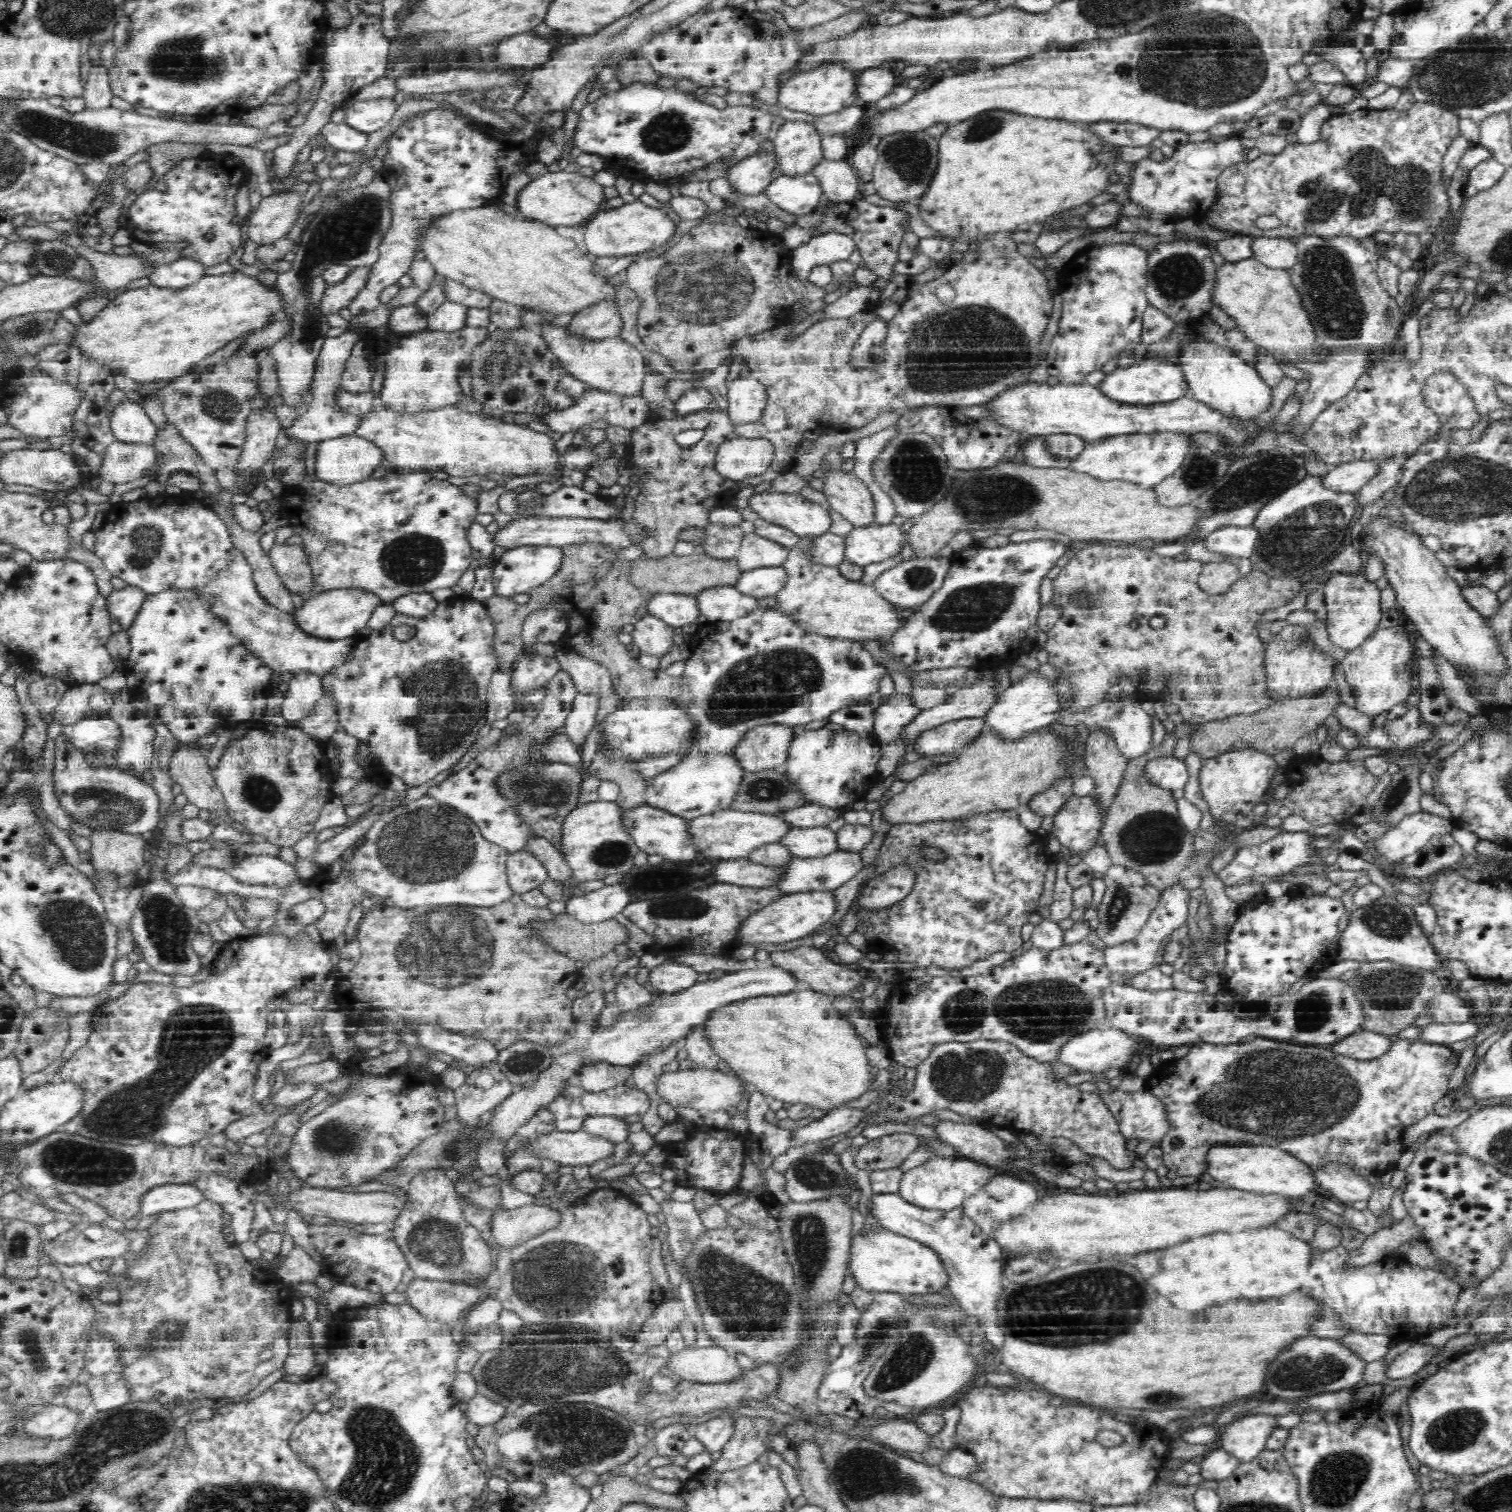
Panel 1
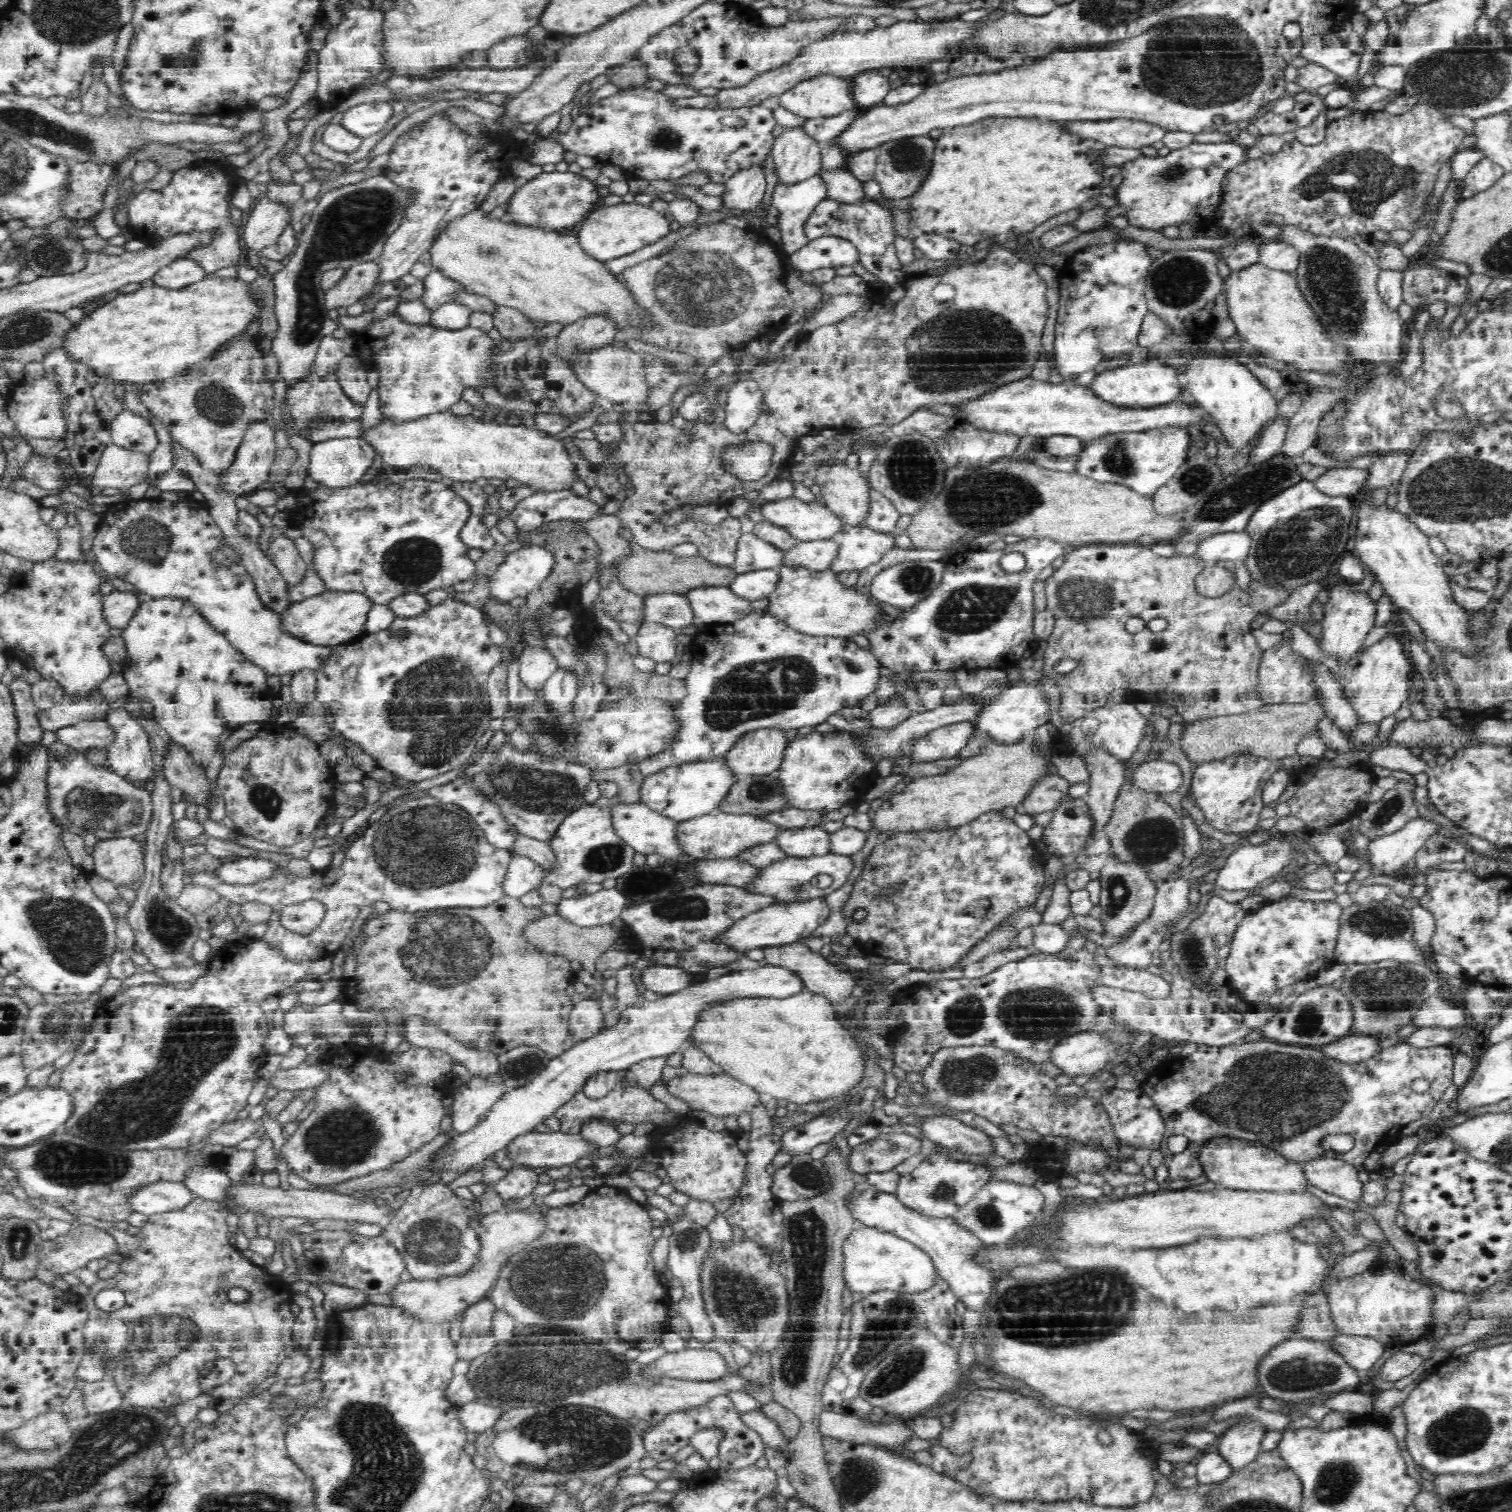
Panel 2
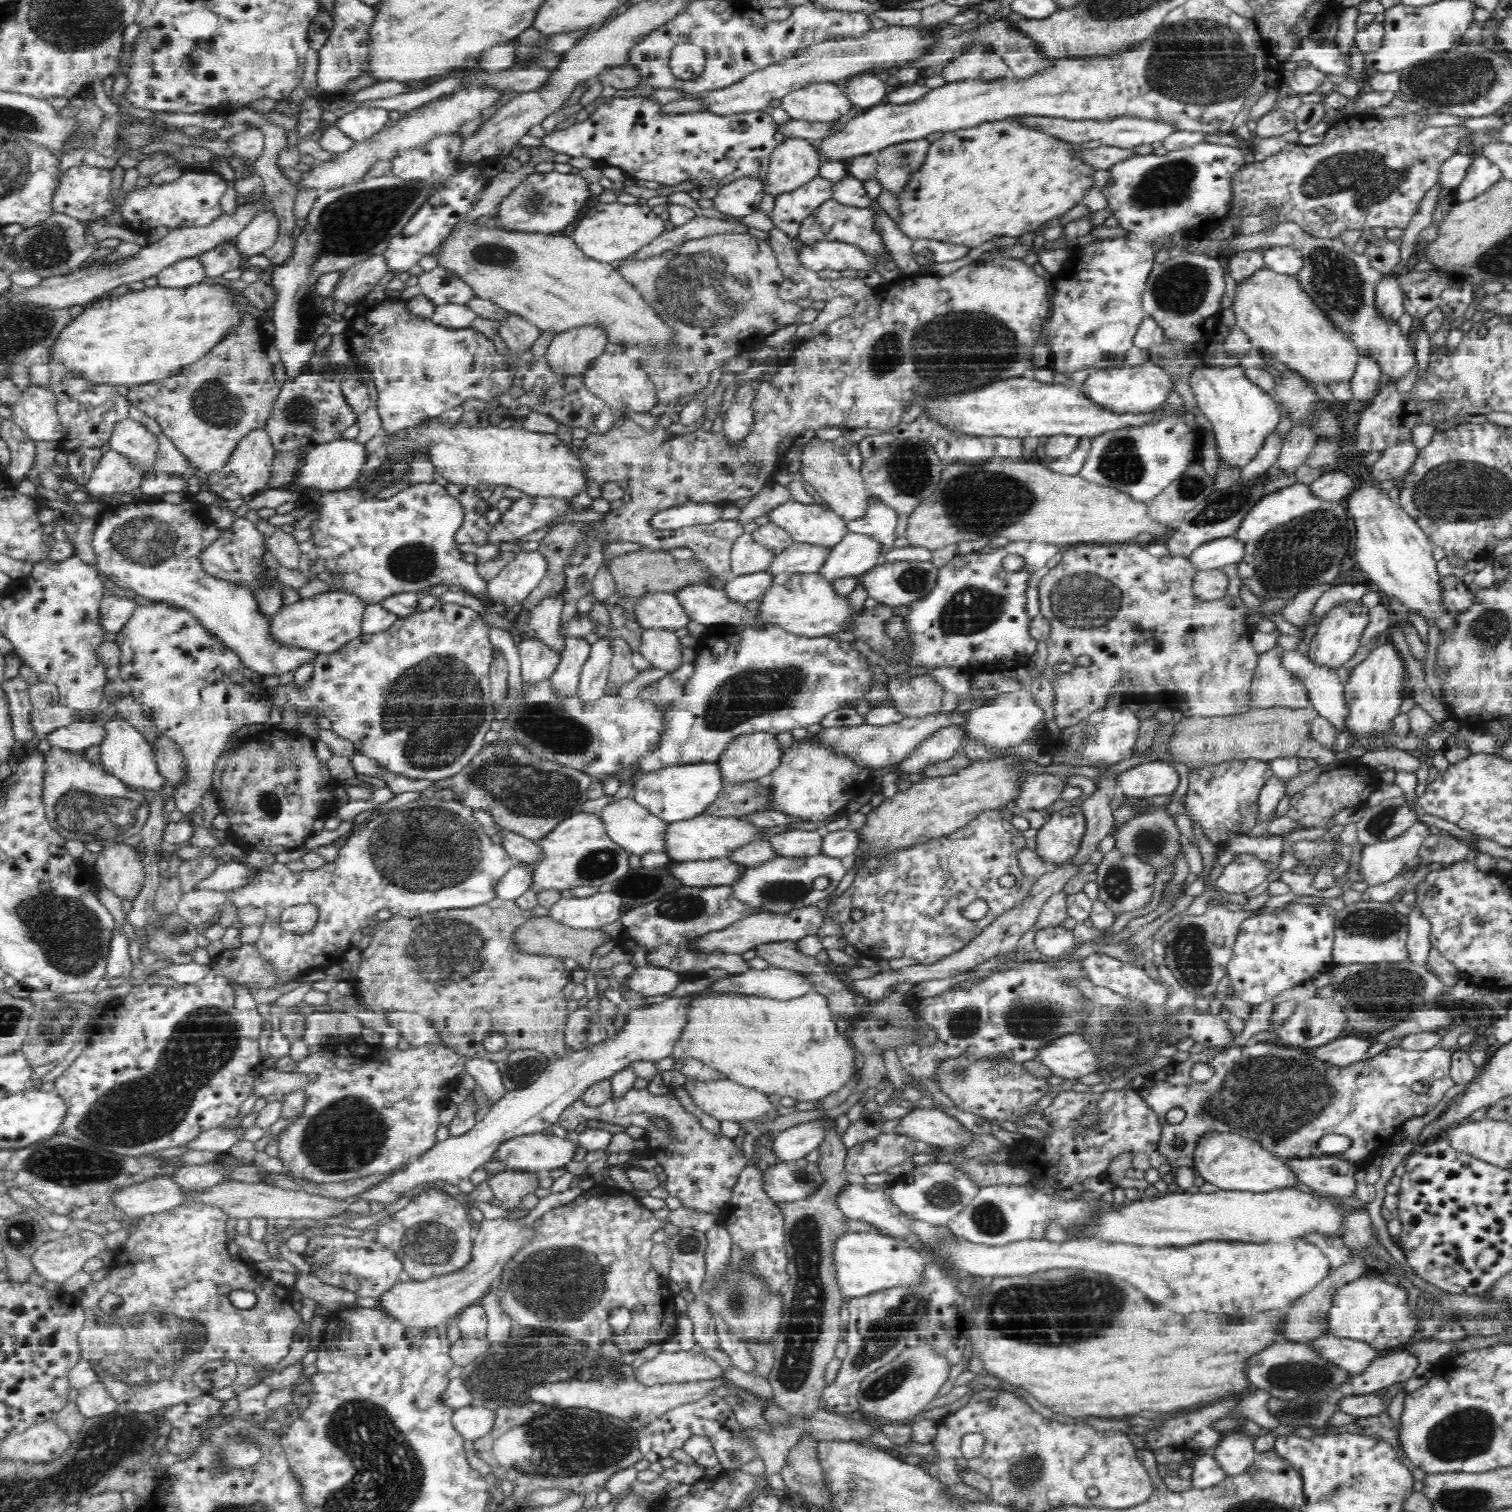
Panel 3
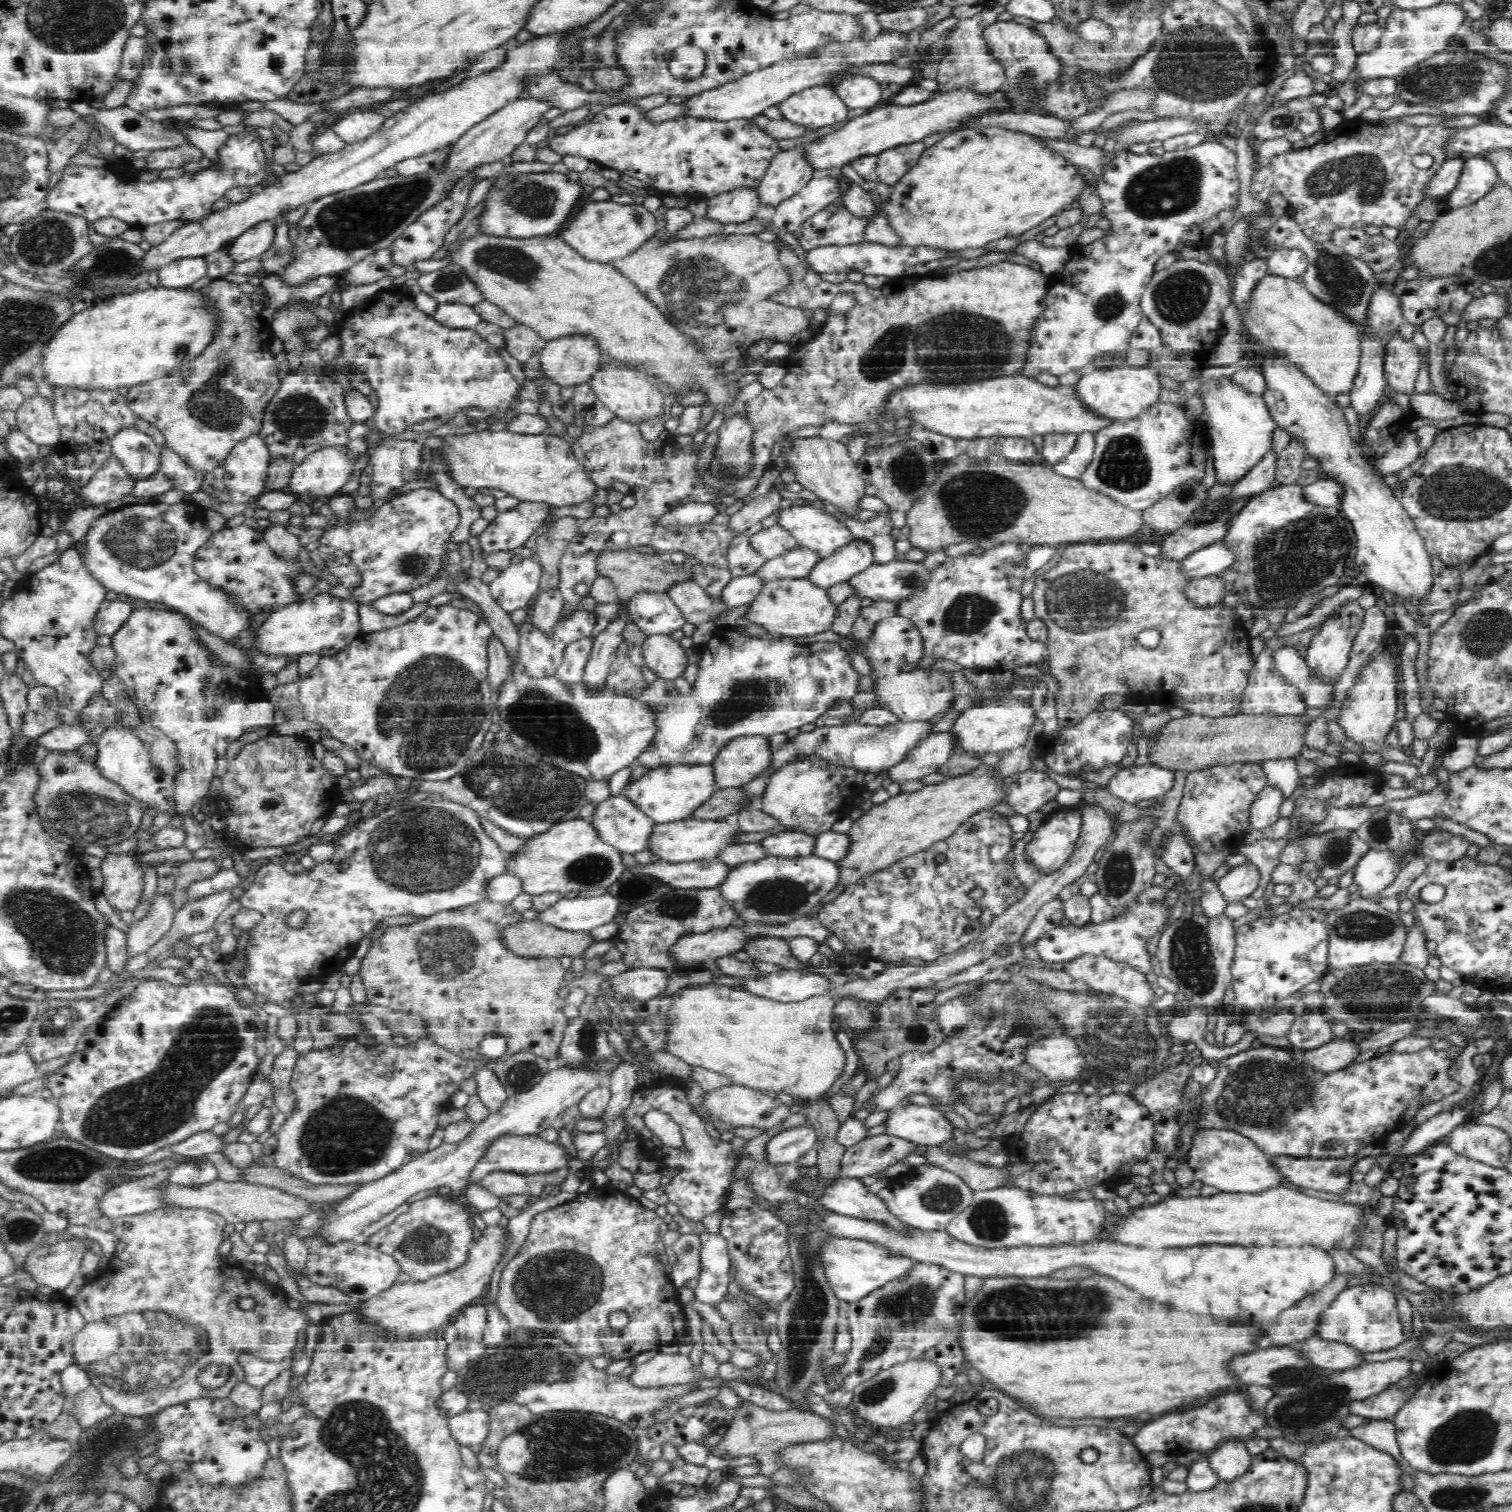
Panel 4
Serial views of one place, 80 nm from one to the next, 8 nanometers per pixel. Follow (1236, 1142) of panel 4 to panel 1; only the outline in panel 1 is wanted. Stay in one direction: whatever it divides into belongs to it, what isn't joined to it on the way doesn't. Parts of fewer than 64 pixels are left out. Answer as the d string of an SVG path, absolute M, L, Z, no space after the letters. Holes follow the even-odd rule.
M1268 1145L1221 1146L1207 1154L1208 1174L1228 1188L1279 1197L1302 1197L1321 1190L1313 1168L1292 1153Z

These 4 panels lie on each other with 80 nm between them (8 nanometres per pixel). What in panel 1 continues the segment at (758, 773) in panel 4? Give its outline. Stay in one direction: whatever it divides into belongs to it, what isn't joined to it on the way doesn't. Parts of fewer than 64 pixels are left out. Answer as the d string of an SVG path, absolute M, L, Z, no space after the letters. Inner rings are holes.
M762 724L746 732L736 746L736 757L748 773L784 767L795 738L794 724Z

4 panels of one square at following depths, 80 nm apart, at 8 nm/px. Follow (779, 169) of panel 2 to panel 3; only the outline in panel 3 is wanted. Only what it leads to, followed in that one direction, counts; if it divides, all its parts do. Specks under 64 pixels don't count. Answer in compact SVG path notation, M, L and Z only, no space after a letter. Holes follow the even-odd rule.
M785 136L784 141L776 144L770 157L769 171L767 172L767 185L765 192L776 195L778 192L788 192L798 188L800 184L812 180L819 174L822 164L821 154L816 145L808 138L801 136Z

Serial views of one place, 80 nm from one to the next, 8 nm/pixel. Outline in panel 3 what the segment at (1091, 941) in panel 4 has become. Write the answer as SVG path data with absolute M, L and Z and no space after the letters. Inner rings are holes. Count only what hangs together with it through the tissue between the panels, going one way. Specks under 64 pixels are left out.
M1062 925L1035 928L1034 942L1046 956L1060 956L1075 946L1072 931Z

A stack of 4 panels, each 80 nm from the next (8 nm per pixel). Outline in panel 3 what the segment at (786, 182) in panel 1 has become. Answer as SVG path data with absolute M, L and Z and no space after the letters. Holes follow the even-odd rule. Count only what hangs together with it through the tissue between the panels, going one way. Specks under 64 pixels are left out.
M820 174L800 184L794 190L778 192L775 195L771 216L773 224L786 234L790 239L790 245L792 245L792 240L800 242L799 230L802 221L808 218L822 202L830 198L832 198L830 181Z

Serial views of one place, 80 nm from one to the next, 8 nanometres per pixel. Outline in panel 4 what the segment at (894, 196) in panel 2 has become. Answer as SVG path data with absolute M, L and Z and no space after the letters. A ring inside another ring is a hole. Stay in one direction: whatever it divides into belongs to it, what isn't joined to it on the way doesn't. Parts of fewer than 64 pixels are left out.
M920 140L899 144L894 148L879 152L877 154L878 181L888 184L891 188L896 187L909 174L910 170L917 166L926 147L925 141Z

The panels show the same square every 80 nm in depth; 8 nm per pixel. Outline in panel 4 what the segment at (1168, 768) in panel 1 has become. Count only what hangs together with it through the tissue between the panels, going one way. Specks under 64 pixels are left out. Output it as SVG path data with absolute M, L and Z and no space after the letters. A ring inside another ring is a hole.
M1150 763L1121 769L1107 788L1112 795L1136 804L1147 799L1162 799L1176 783L1176 770Z

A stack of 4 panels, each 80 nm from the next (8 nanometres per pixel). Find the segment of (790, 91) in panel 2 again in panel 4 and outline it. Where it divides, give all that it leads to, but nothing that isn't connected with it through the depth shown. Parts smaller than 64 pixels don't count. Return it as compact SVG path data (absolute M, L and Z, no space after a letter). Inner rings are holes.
M818 84L795 92L779 103L786 120L820 128L846 119L849 106L837 93L834 84Z

